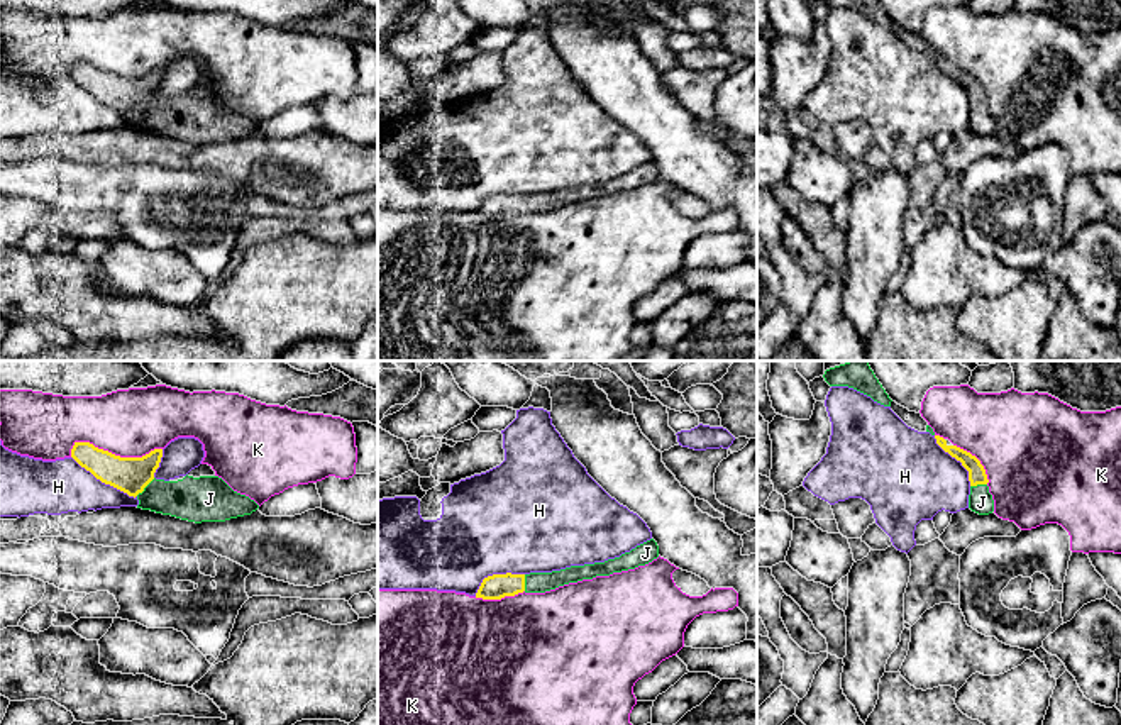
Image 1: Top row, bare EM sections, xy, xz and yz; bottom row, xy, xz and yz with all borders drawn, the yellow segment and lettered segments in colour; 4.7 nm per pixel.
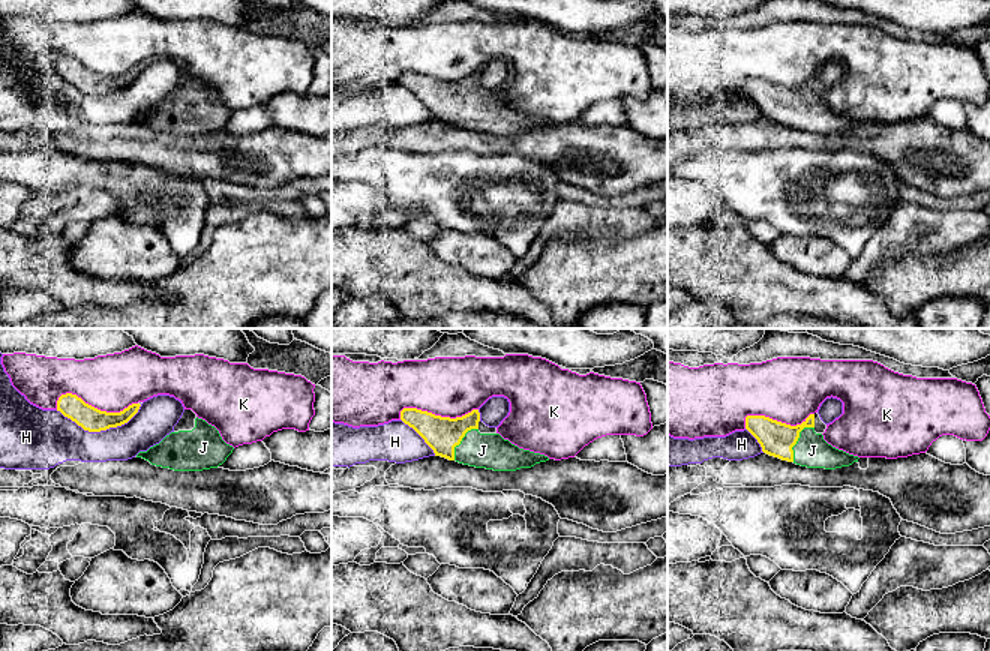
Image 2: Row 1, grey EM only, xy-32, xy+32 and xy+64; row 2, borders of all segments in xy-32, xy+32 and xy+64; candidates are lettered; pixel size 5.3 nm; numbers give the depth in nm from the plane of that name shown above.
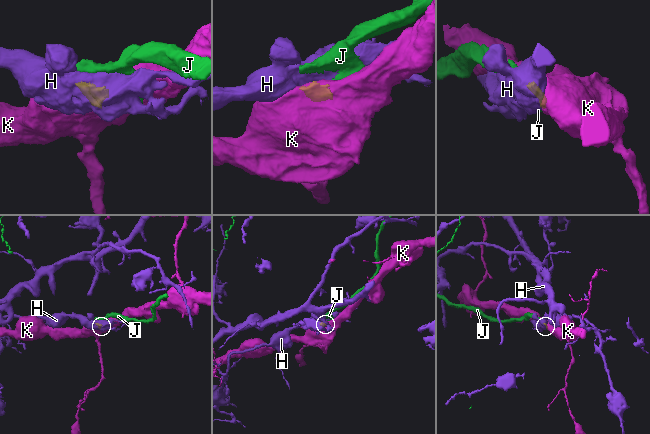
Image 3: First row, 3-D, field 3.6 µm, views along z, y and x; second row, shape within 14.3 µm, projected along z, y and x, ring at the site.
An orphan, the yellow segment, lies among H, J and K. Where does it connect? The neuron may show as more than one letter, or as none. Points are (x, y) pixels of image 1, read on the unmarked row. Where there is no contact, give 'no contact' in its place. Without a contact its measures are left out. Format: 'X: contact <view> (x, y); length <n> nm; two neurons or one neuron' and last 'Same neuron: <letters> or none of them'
H: contact xy (104, 102); length 360 nm; two neurons
J: contact xy (144, 107); length 130 nm; one neuron
K: contact xy (112, 75); length 440 nm; two neurons
Same neuron: J

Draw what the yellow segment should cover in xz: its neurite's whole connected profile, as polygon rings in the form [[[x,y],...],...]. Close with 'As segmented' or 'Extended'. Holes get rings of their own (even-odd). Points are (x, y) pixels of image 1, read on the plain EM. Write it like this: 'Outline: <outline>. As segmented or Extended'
Outline: [[[654,159],[637,166],[630,173],[620,178],[608,180],[605,183],[571,186],[552,193],[530,193],[530,195],[493,195],[483,200],[476,219],[501,220],[505,217],[515,217],[518,213],[545,213],[559,207],[577,203],[583,200],[593,200],[596,196],[610,196],[645,186],[659,178],[659,166]]]. Extended

